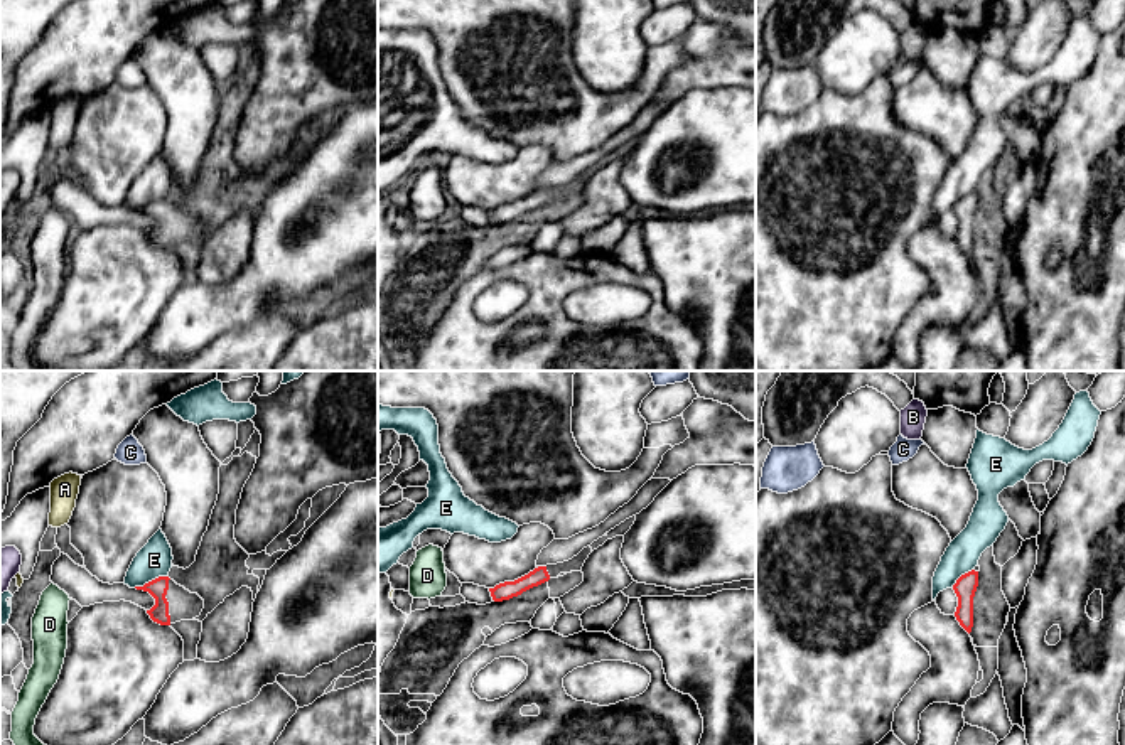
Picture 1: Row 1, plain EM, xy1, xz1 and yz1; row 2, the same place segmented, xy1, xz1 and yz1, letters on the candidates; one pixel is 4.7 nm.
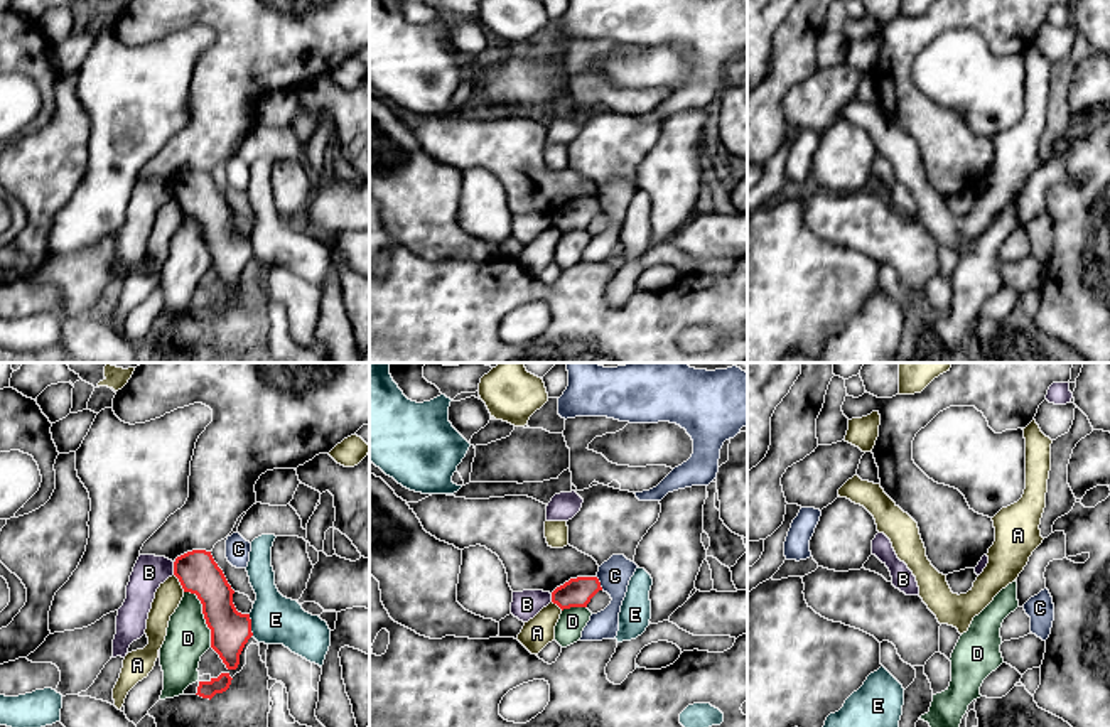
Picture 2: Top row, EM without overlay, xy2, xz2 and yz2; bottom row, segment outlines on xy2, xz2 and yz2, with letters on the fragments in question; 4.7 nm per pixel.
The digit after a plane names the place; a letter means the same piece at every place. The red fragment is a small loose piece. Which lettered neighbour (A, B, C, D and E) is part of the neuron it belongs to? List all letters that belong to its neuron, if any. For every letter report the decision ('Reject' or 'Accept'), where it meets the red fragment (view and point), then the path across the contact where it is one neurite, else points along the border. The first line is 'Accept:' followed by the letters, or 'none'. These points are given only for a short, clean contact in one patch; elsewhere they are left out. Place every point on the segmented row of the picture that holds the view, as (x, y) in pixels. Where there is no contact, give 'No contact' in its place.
Accept: none
A: Reject. Touches red at xy2 (179, 581). Boundary: xy2 (174, 574), (184, 591)
B: Reject. Touches red at xy2 (174, 569). Boundary: xy2 (172, 562), (174, 574)
C: Reject. Touches red at xz2 (599, 582)
D: Reject. Touches red at xy2 (204, 616). Boundary: xy2 (184, 591), (193, 592), (203, 608), (211, 646)
E: Reject. Touches red at xy1 (149, 582). Boundary: xy1 (166, 575), (134, 587)

